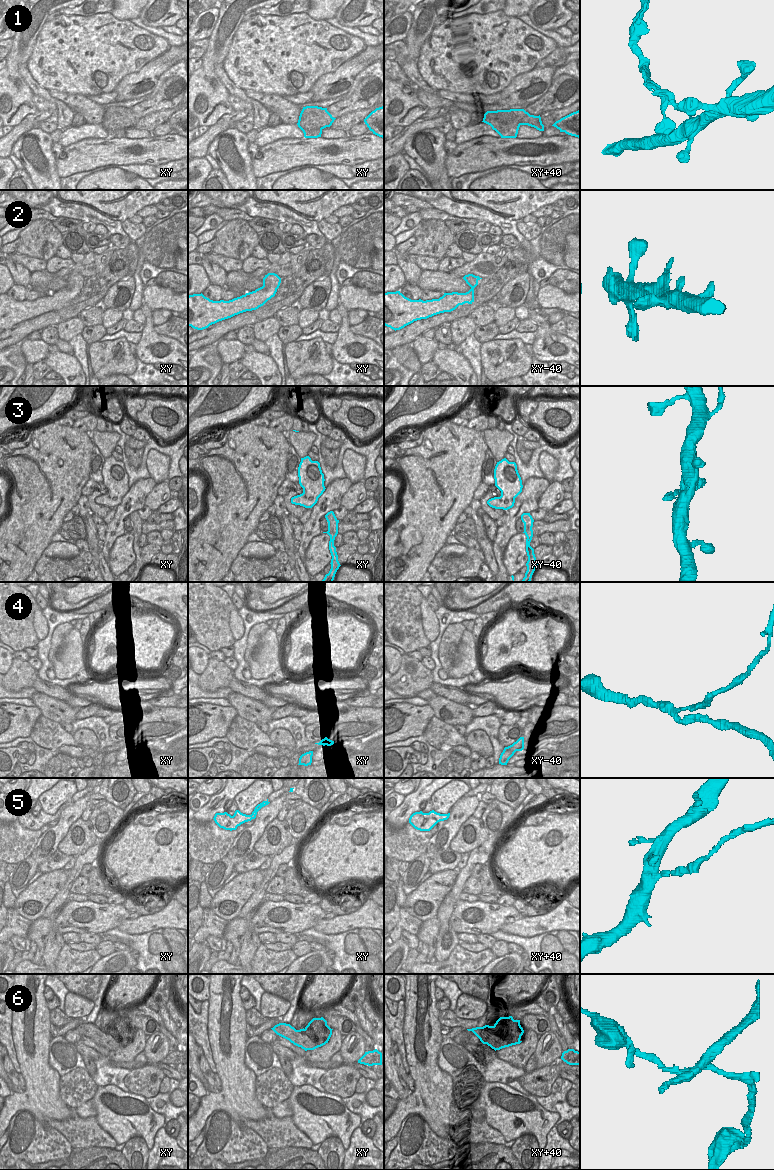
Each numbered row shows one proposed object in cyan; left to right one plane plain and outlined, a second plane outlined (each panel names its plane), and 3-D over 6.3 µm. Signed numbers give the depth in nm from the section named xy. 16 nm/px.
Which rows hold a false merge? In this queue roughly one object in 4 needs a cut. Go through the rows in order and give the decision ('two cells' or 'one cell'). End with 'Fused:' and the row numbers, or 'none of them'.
1: two cells
2: one cell
3: two cells
4: two cells
5: one cell
6: two cells
Fused: 1, 3, 4, 6

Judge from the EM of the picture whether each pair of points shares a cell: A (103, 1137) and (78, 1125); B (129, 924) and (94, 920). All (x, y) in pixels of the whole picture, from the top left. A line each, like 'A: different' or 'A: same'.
A: same
B: different

